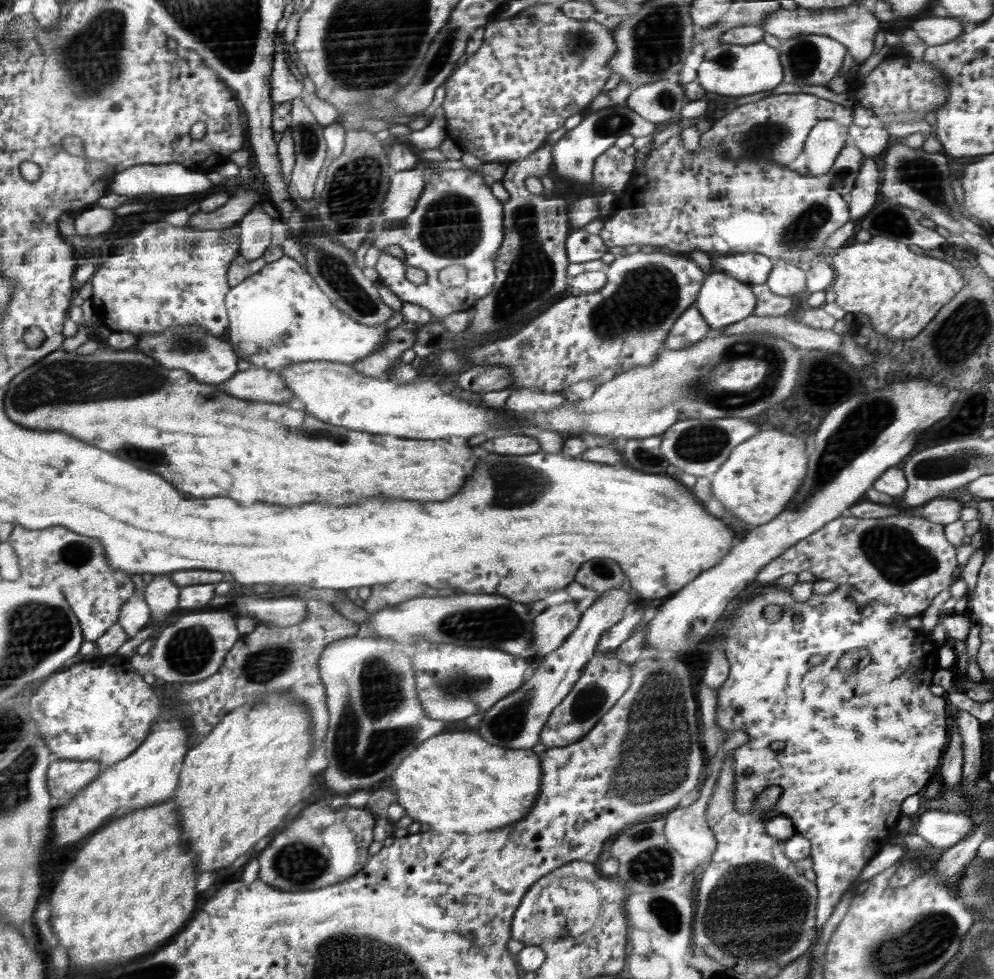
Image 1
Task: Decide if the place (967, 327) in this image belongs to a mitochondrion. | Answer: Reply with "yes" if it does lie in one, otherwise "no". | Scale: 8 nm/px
yes

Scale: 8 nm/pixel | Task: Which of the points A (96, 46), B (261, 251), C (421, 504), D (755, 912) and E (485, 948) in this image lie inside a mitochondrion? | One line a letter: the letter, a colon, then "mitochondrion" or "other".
A: mitochondrion
B: other
C: other
D: mitochondrion
E: other

